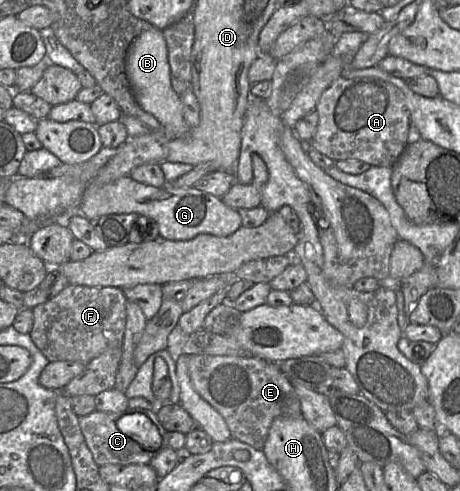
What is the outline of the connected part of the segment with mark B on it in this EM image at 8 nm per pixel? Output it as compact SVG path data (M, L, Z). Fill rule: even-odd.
M152 28L142 32L128 49L125 64L126 75L139 106L153 115L164 129L170 129L175 138L187 134L191 127L185 121L180 96L171 85L168 52L163 31Z

